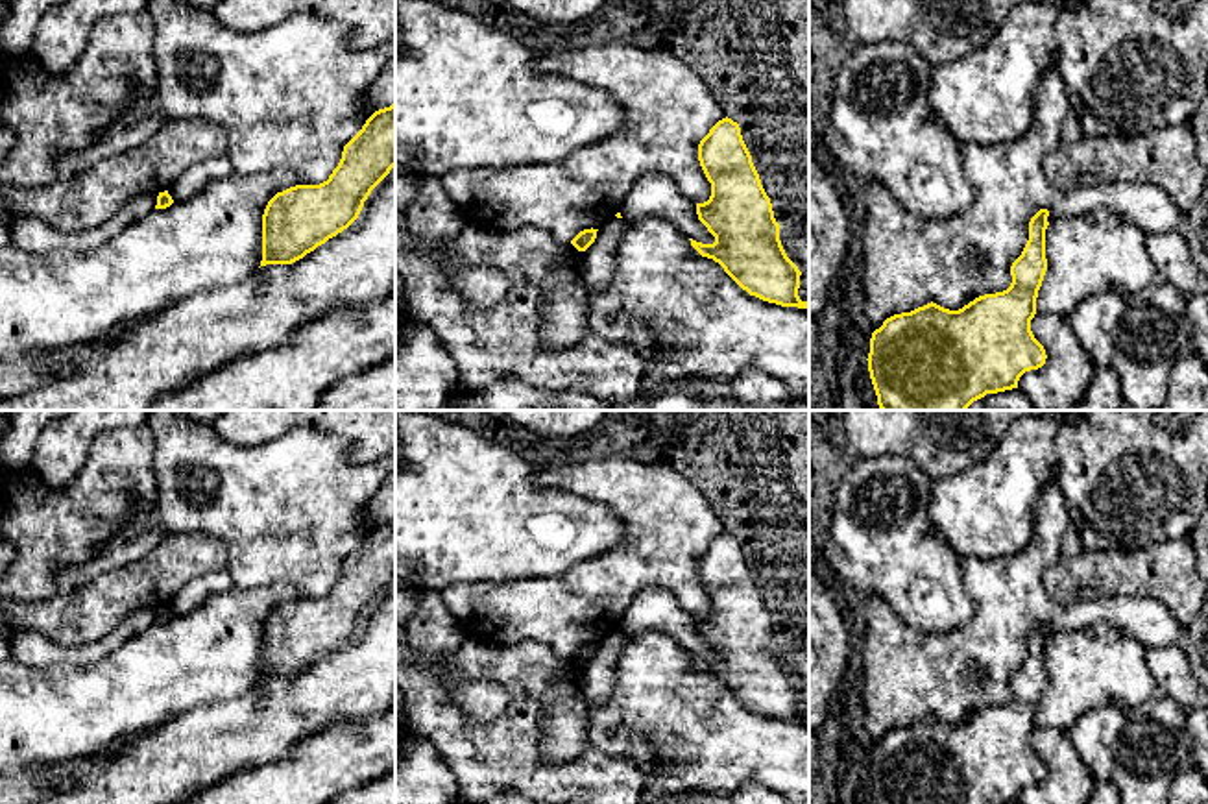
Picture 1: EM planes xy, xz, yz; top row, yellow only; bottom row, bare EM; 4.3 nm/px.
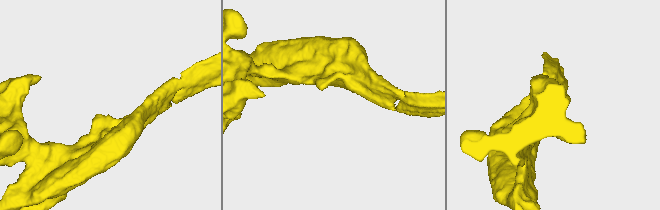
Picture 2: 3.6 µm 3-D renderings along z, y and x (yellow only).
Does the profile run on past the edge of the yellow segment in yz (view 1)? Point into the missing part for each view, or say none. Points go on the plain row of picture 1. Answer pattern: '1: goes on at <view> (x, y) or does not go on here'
1: does not go on here

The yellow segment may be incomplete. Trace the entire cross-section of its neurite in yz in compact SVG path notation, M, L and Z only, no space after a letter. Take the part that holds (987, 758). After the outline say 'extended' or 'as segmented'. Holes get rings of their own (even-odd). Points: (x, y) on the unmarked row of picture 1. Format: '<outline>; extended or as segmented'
M1040 623L1031 632L1029 654L1010 680L1007 704L979 710L959 725L931 715L887 732L872 747L866 773L874 804L1012 804L1025 786L1042 782L1047 769L1031 745L1031 734L1047 684L1047 630L1049 625Z; as segmented

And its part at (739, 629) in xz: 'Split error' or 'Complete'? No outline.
Complete

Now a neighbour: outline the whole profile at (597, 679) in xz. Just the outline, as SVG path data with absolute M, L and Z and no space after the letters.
M613 630L598 641L595 656L582 665L578 688L589 706L604 704L611 697L617 682L617 660L626 641L622 632Z

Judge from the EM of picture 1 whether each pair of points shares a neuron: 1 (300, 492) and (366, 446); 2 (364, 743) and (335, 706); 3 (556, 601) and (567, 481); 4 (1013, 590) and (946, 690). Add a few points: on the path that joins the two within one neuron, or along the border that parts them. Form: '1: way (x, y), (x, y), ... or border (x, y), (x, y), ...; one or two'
1: border (314, 431), (342, 437), (353, 459), (375, 461); two
2: border (375, 716), (322, 727), (307, 738); two
3: way (599, 581), (636, 544), (636, 518), (610, 492); one
4: way (1005, 614), (1000, 627), (965, 666); one

